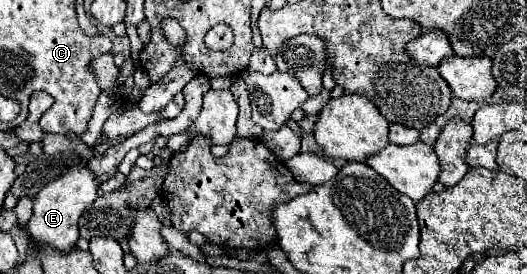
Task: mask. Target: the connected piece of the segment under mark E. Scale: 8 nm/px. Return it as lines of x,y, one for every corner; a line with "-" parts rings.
71,159
67,165
69,165
69,169
65,171
65,175
57,177
55,181
47,183
41,189
41,193
33,201
35,203
33,217
27,223
33,243
37,243
37,245
45,243
49,247
55,247
55,251
61,251
61,253
71,251
75,247
75,243
79,239
79,229
77,229
79,217
85,211
85,207
97,199
97,189
99,189
95,175
89,169
85,169
83,165
79,165
77,159

